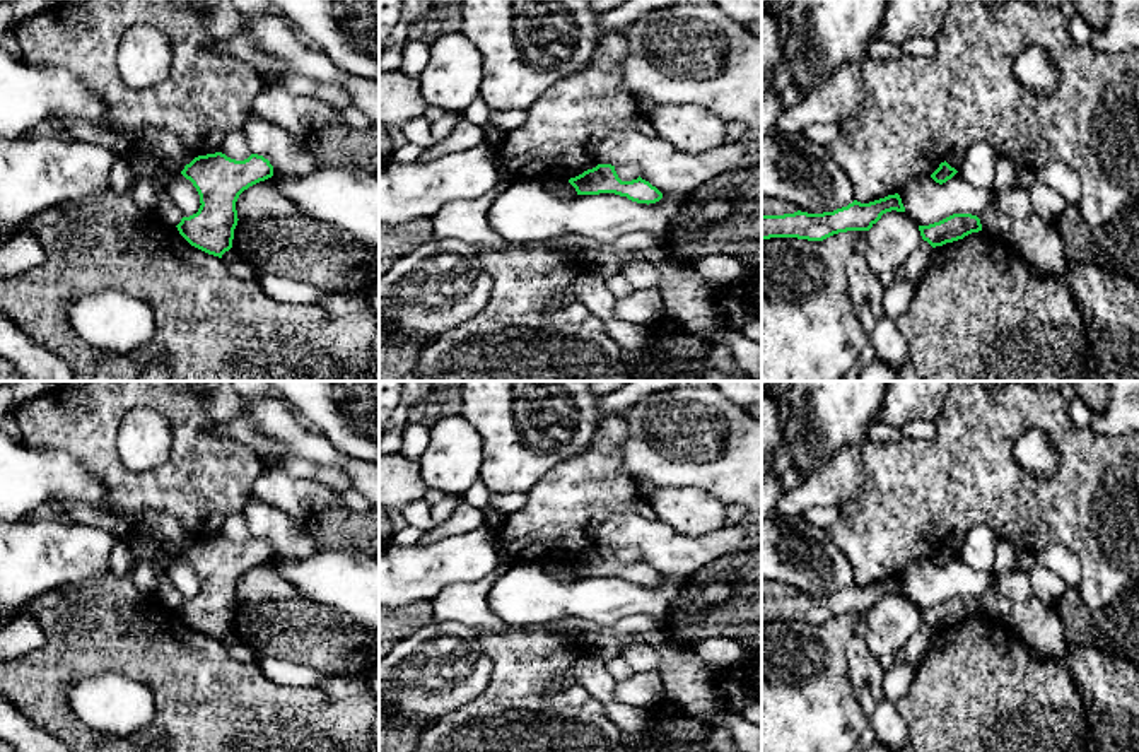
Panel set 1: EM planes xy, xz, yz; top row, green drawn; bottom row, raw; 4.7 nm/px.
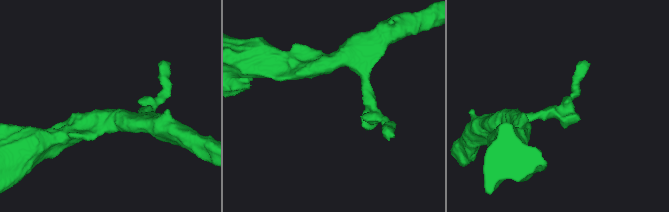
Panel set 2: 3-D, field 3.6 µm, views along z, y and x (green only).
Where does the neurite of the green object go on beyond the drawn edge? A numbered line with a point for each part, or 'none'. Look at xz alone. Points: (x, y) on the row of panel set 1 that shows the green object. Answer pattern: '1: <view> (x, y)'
none

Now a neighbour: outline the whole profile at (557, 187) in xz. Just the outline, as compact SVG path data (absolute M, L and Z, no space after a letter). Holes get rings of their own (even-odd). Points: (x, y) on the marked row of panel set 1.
M545 179L545 188L555 197L572 197L577 195L575 188L565 179Z

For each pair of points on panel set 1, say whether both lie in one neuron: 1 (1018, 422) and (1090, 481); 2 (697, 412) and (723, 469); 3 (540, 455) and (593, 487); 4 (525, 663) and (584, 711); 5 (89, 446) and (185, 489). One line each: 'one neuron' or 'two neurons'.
1: one neuron
2: one neuron
3: two neurons
4: one neuron
5: one neuron

